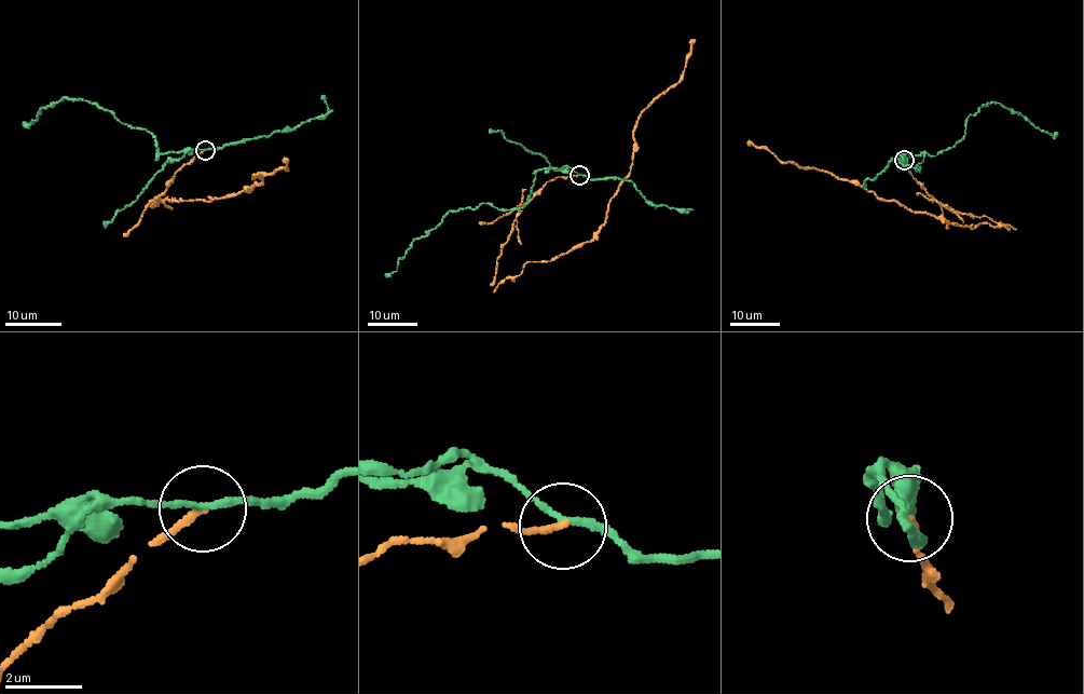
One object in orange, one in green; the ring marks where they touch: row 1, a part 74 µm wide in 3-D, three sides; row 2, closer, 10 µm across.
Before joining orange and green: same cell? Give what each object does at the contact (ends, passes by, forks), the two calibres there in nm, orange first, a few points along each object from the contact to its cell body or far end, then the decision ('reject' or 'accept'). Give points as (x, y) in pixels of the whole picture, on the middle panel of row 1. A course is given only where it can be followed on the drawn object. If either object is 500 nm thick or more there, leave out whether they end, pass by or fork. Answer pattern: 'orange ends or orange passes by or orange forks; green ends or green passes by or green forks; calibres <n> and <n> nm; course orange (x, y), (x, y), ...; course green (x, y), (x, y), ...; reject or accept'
orange ends; green passes by; calibres 160 and 170 nm; course orange (579, 175), (548, 181), (520, 207), (495, 281), (594, 236), (630, 171), (640, 114), (681, 80), (695, 40); course green (579, 175), (540, 168), (522, 206), (451, 209), (385, 275); reject

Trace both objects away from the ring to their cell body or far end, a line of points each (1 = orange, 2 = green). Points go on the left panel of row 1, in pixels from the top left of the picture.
1: (204, 150), (152, 205), (251, 190), (263, 181), (254, 176), (286, 168), (288, 159)
2: (204, 150), (158, 155), (151, 133), (124, 124), (96, 103), (64, 97), (41, 109), (32, 123), (23, 121)

